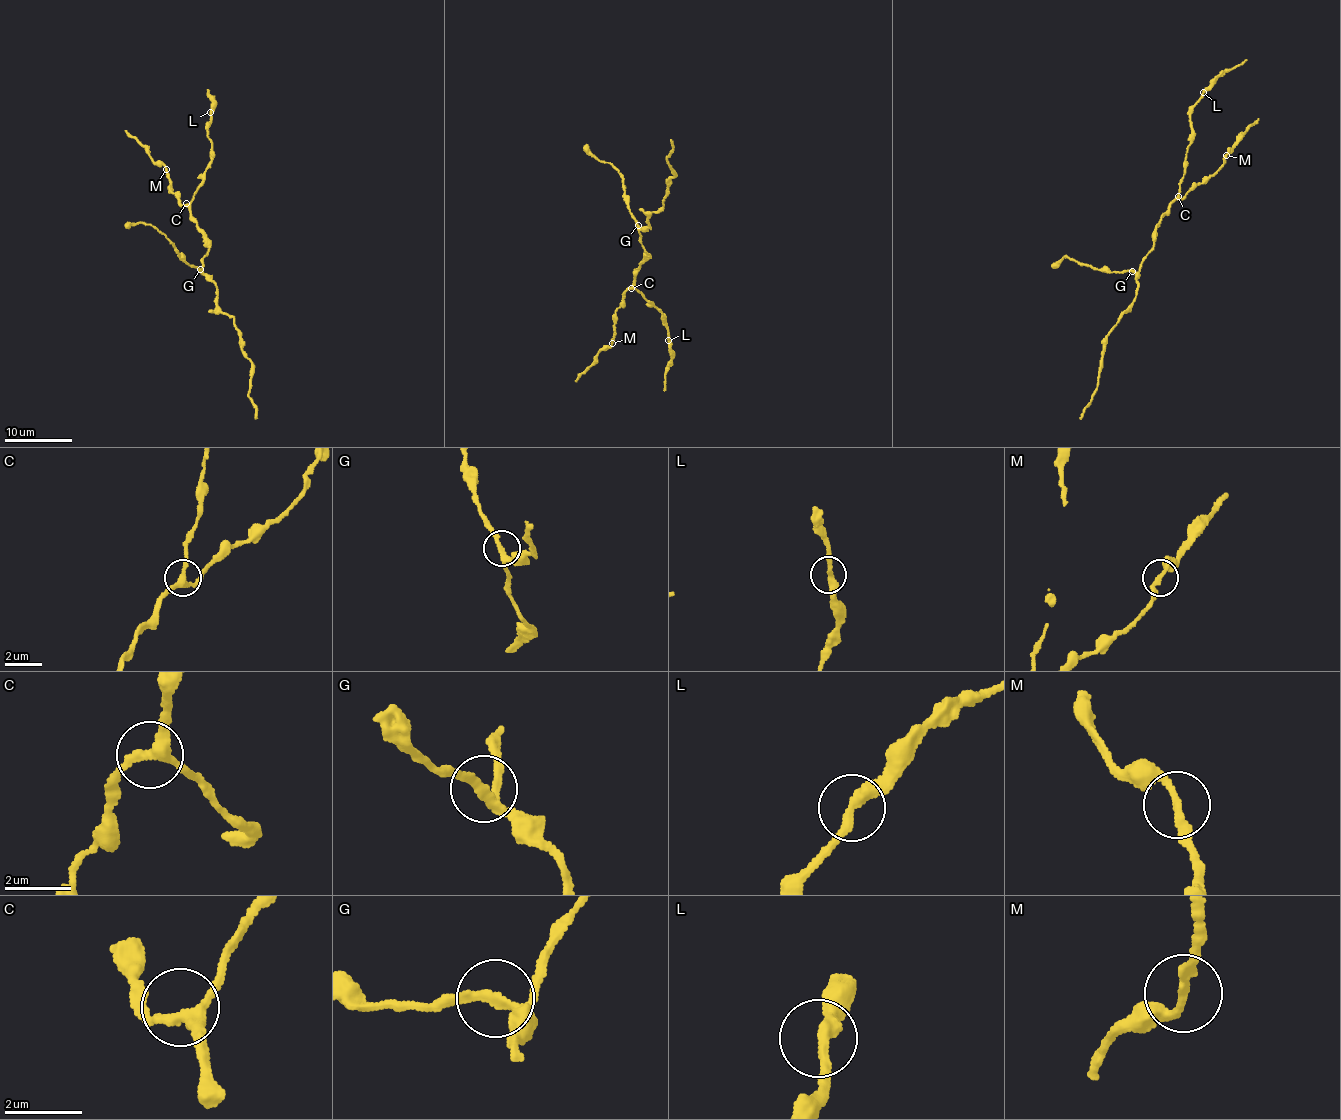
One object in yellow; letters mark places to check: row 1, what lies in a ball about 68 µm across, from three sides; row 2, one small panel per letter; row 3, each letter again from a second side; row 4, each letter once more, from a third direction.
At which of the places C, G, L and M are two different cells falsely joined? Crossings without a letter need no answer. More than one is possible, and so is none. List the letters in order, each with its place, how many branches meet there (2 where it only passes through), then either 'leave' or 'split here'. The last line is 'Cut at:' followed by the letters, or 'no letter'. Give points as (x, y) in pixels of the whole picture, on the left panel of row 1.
C: place (186, 203); branches 3; leave
G: place (200, 269); branches 3; leave
L: place (210, 112); branches 2; leave
M: place (166, 169); branches 2; leave
Cut at: no letter

